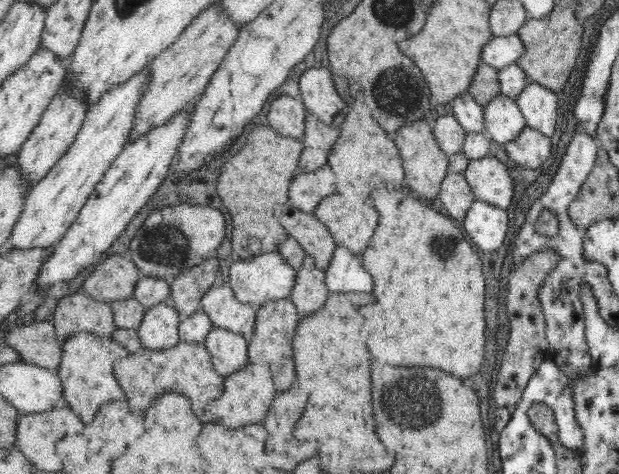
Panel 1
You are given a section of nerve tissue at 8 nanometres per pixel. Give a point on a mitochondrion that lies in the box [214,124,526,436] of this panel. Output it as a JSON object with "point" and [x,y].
{"point":[407,400]}

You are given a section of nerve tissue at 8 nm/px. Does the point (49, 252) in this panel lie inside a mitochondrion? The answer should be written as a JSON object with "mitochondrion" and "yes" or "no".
{"mitochondrion":"no"}

